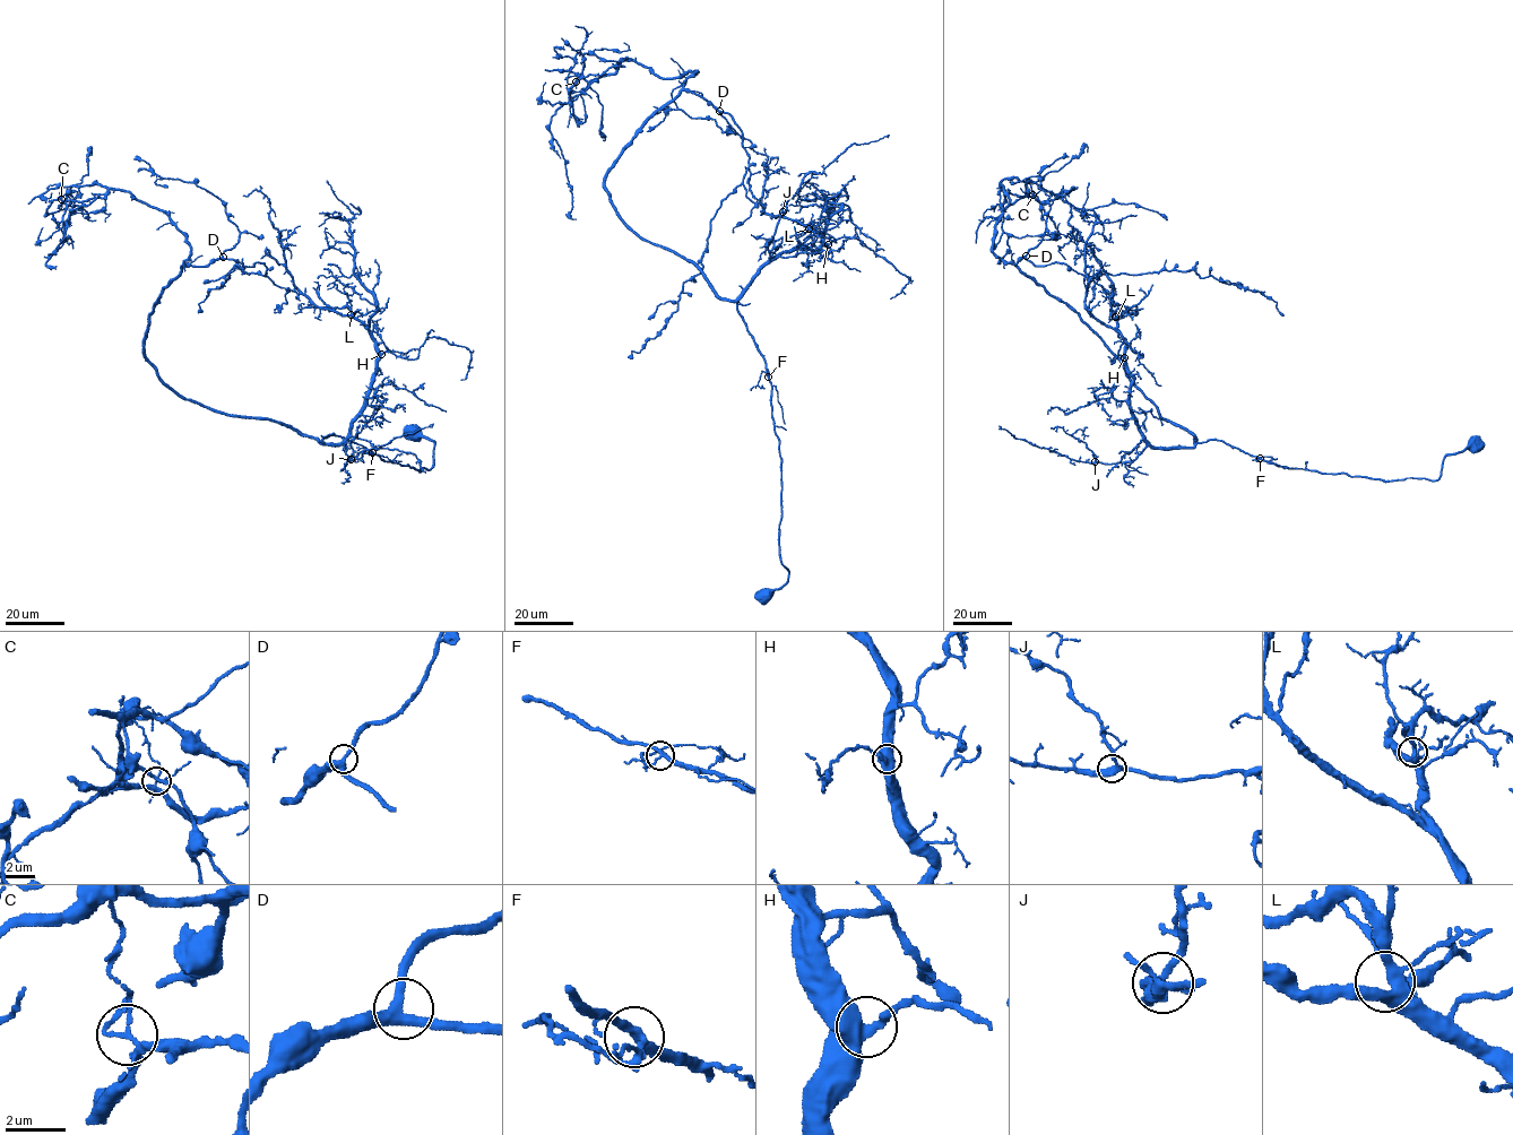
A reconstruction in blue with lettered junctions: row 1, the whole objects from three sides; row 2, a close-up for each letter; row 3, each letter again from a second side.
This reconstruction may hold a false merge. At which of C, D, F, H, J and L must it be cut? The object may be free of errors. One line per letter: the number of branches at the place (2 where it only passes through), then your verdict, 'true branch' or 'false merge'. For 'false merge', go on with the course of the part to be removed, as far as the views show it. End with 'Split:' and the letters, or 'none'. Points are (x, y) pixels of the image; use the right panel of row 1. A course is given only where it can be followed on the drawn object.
C: branches 5; false merge; course (1032, 195), (1009, 205), (997, 216), (985, 218), (976, 231), (976, 243)
D: branches 3; true branch
F: branches 3; true branch
H: branches 3; true branch
J: branches 3; true branch
L: branches 4; true branch
Split: C

